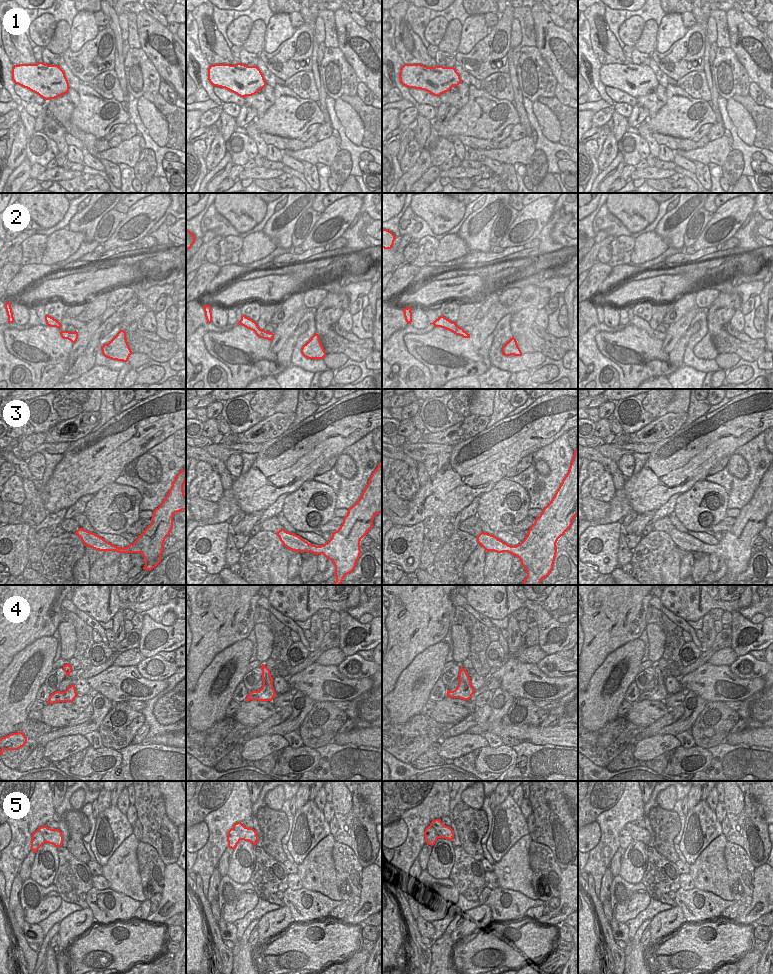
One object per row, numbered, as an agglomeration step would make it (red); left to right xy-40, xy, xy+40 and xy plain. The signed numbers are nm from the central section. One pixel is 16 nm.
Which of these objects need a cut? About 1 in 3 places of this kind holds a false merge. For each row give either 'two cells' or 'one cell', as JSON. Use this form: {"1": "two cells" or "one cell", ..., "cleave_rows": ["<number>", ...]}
{"1": "one cell", "2": "one cell", "3": "one cell", "4": "one cell", "5": "two cells", "cleave_rows": ["5"]}

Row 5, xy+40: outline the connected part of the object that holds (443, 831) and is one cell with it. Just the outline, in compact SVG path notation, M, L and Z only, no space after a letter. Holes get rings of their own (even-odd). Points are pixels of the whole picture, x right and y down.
M435 819L430 823L430 826L435 829L439 838L453 840L454 833L451 827L444 825L440 819Z

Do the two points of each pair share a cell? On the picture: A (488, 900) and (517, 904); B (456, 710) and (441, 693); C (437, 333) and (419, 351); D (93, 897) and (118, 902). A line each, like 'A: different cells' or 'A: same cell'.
A: same cell
B: different cells
C: same cell
D: same cell

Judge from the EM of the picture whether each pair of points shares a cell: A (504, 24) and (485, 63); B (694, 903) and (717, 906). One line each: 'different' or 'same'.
A: same
B: same

